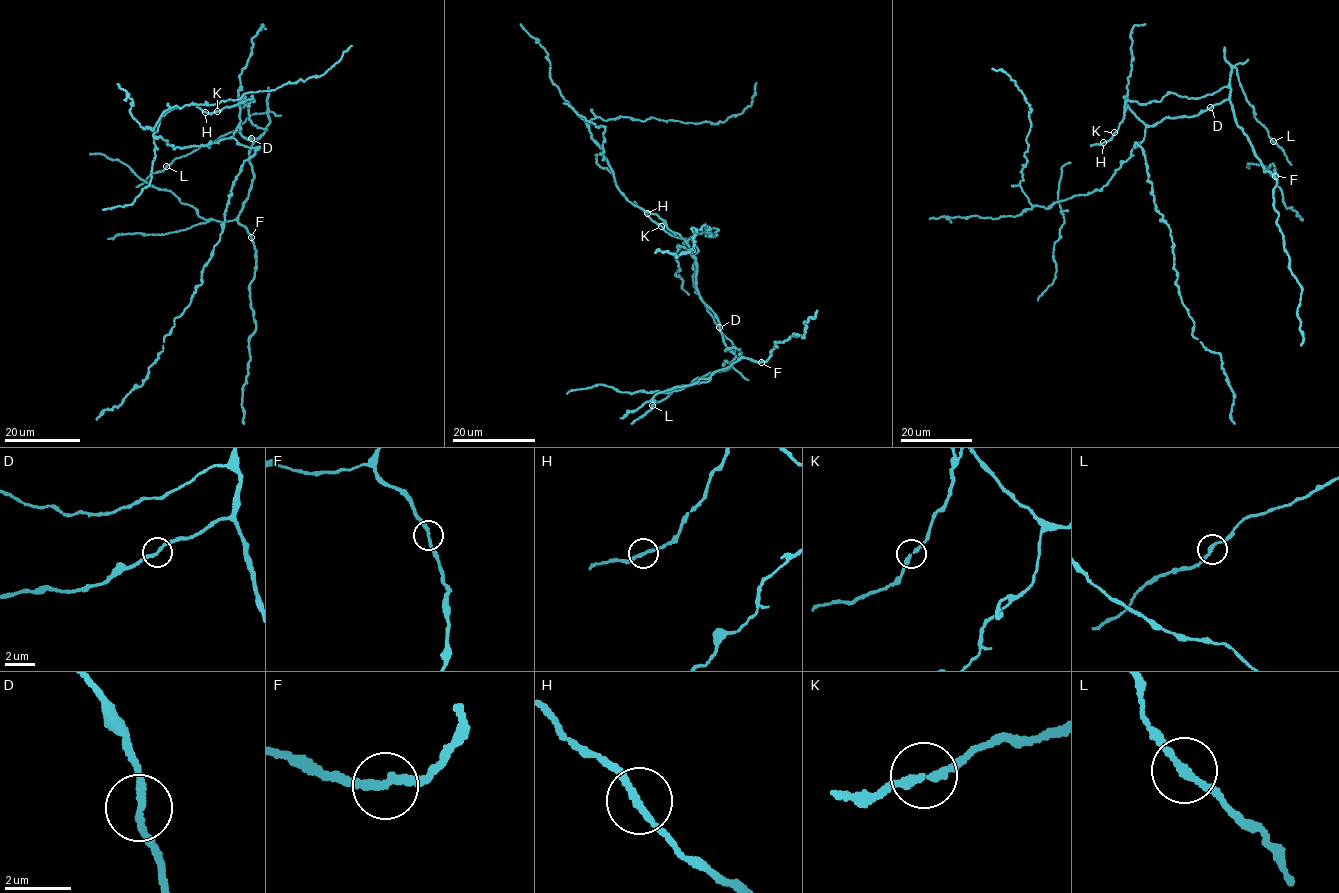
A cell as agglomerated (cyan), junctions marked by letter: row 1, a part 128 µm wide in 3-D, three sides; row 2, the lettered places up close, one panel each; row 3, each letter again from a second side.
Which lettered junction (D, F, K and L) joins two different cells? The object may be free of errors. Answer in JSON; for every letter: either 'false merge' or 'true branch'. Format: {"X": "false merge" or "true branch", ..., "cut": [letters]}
{"D": "true branch", "F": "true branch", "K": "true branch", "L": "true branch", "cut": []}

